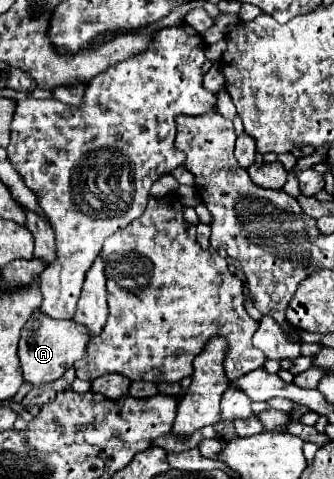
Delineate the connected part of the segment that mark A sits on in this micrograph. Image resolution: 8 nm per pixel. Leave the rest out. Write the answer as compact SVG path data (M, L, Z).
M35 311L27 321L19 341L19 361L21 361L23 381L31 383L33 387L43 387L45 383L59 379L77 359L85 357L85 347L89 341L91 337L87 337L83 325L77 325L75 321L69 319L55 321L51 317L45 317L41 311Z

